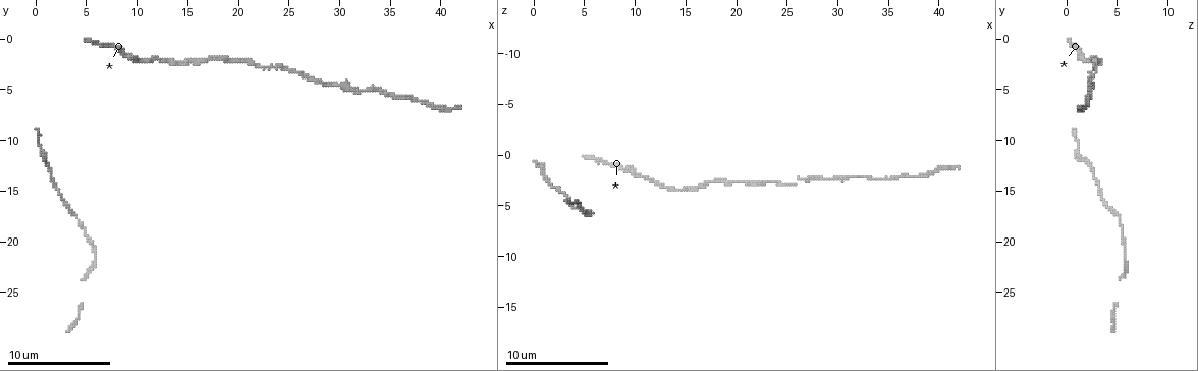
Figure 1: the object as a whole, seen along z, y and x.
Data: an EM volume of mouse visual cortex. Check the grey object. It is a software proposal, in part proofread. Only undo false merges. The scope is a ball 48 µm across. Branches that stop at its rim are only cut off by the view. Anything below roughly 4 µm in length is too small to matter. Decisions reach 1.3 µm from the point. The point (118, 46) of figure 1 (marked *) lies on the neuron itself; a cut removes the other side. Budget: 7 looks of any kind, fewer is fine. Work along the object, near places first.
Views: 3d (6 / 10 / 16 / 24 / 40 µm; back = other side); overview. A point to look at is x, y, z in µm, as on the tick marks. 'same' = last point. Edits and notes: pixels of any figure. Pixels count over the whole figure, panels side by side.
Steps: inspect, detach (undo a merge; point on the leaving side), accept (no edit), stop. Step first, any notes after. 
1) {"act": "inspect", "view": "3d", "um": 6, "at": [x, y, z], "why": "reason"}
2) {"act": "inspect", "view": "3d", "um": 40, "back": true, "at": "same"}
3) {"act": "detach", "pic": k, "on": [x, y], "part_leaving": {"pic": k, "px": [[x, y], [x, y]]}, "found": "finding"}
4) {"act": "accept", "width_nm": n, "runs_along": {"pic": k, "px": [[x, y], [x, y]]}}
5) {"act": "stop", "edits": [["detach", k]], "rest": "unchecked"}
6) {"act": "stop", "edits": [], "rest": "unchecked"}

{"act": "inspect", "view": "3d", "um": 16, "at": [17.4, 1.8, 2.8], "why": "narrows sharply"}

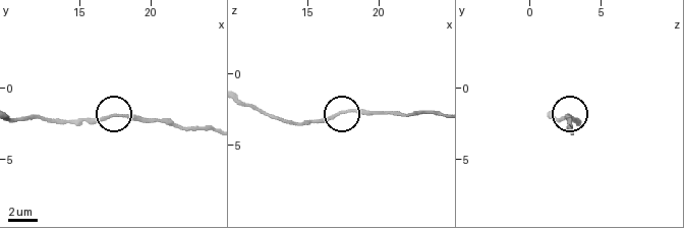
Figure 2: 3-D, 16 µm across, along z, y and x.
{"act": "accept", "width_nm": 190, "found": "one neuron here"}

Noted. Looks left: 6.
{"act": "inspect", "view": "3d", "um": 10, "at": [25.6, 3.2, 3.0], "why": "narrows sharply"}

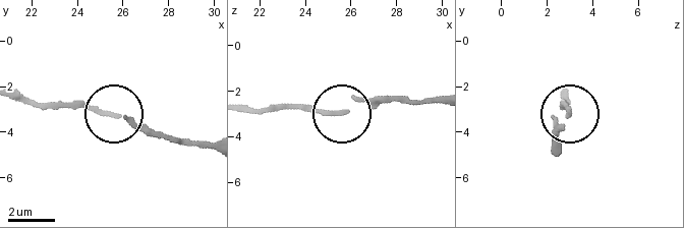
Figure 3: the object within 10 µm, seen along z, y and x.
{"act": "accept", "runs_along": {"pic": 3, "px": [[248, 107], [341, 112], [359, 101], [404, 101]]}, "found": "all the same neuron"}

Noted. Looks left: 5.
{"act": "inspect", "view": "3d", "um": 6, "at": [36.4, 6.0, 2.0], "why": "calibre changes"}

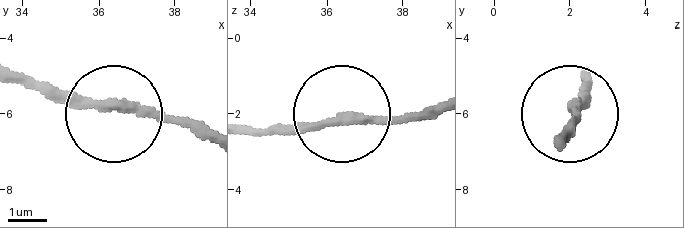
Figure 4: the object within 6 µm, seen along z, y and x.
{"act": "accept", "found": "all the same neuron"}

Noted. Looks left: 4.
{"act": "inspect", "view": "3d", "um": 10, "at": [31.2, 5.0, 2.4], "why": "sudden change in width"}

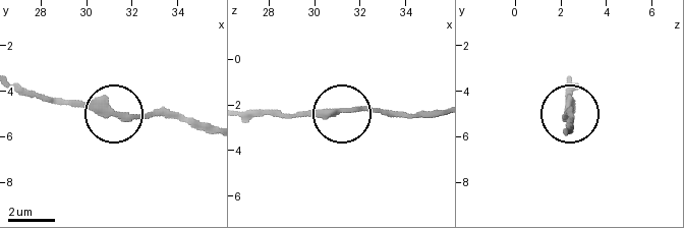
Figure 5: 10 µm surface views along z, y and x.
{"act": "accept", "width_nm": 320, "runs_along": {"pic": 5, "px": [[248, 114], [383, 108], [416, 114]]}, "found": "continuous, no second neuron"}

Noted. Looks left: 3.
{"act": "stop", "edits": [], "rest": "unchecked"}

